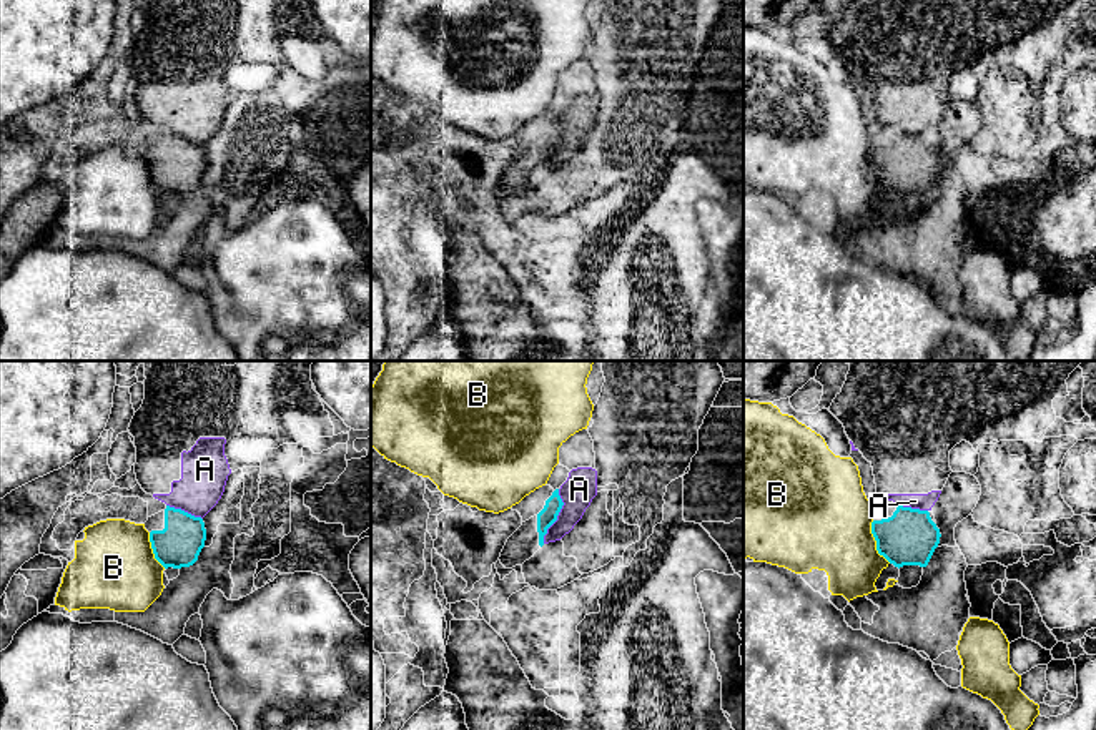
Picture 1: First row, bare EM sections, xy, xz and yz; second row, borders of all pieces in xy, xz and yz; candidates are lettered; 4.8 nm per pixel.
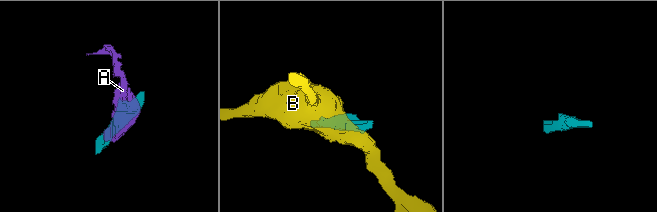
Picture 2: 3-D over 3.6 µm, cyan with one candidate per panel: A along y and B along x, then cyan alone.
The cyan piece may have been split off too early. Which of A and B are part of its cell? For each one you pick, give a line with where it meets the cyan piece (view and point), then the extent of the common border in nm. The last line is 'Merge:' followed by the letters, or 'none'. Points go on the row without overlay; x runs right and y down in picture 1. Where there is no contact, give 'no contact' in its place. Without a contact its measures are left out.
Merge: none

